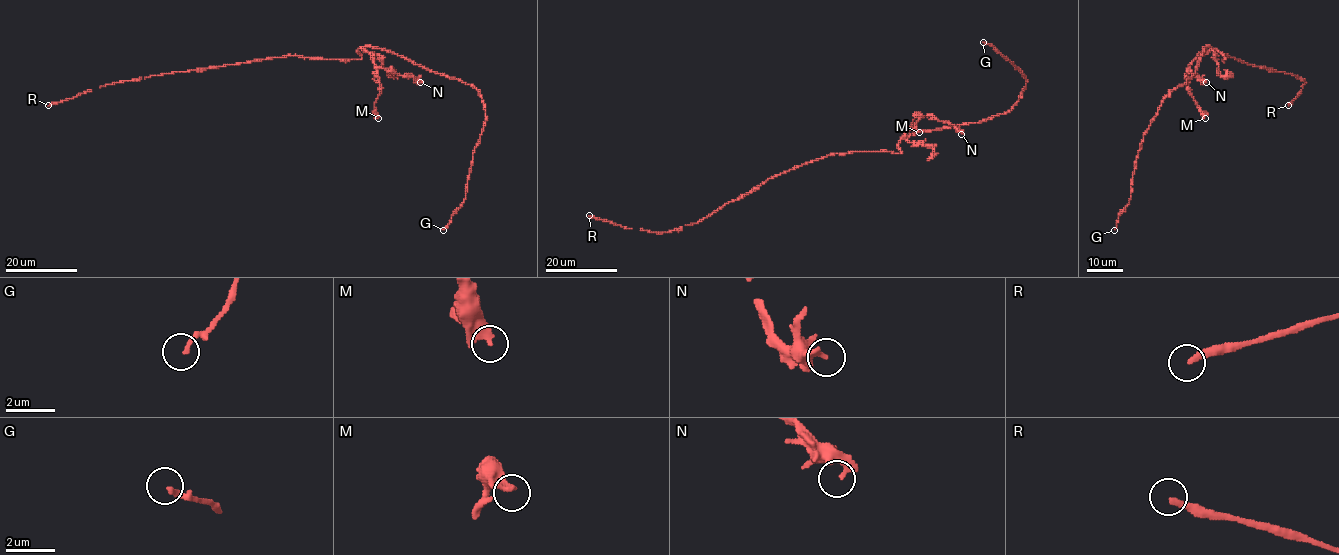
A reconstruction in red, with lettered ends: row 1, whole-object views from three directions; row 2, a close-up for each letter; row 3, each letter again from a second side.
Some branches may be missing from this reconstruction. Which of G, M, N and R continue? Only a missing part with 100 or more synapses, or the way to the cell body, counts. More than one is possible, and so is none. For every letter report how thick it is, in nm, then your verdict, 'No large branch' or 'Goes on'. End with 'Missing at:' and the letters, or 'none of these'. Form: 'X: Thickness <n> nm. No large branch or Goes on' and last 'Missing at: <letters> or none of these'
G: Thickness 180 nm. No large branch
M: Thickness 320 nm. No large branch
N: Thickness 320 nm. No large branch
R: Thickness 280 nm. Goes on
Missing at: R

